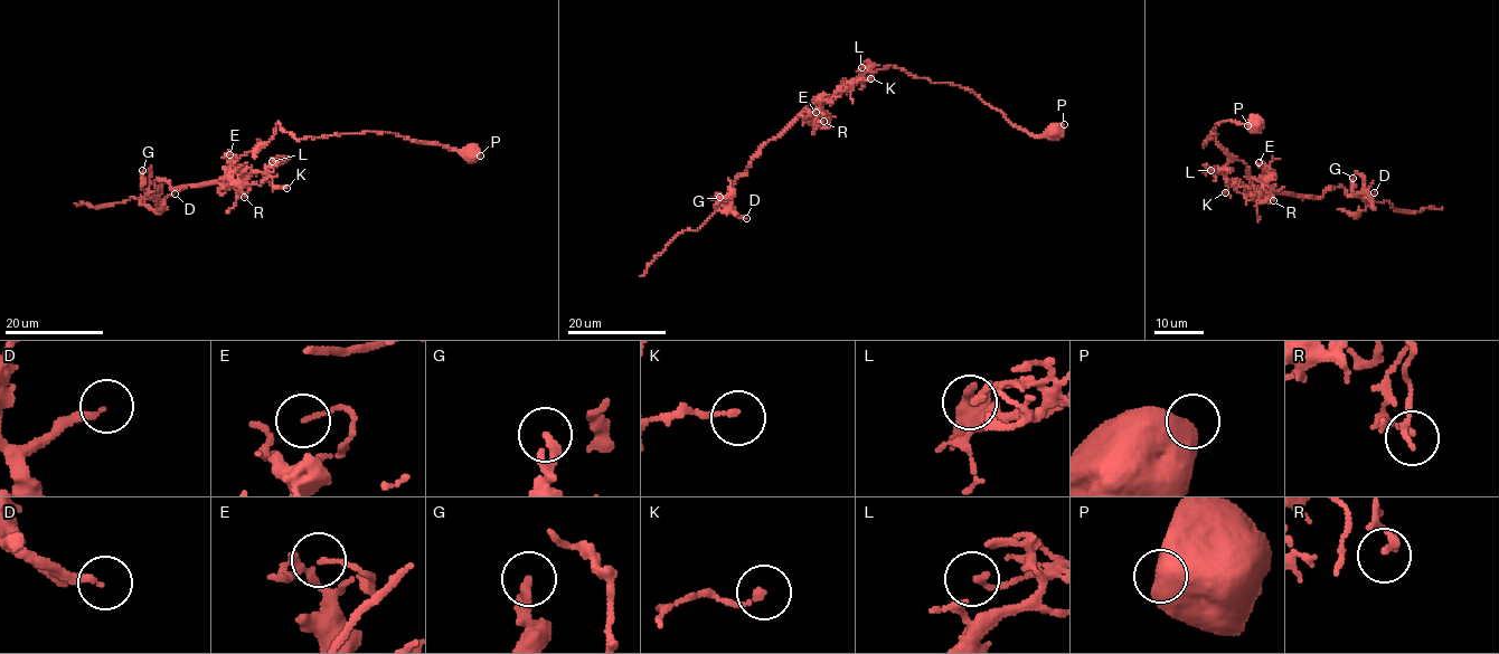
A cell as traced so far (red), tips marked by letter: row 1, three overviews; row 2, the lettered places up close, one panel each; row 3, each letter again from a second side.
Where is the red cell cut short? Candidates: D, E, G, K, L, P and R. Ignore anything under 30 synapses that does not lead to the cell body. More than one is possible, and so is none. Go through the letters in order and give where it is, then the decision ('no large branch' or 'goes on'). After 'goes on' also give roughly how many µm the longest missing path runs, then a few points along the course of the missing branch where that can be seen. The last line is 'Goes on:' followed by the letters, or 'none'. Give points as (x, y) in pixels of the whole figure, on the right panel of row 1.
D: at (1374, 192); no large branch
E: at (1259, 162); no large branch
G: at (1353, 178); no large branch
K: at (1225, 192); no large branch
L: at (1210, 170); no large branch
P: at (1247, 125); no large branch
R: at (1273, 200); no large branch
Goes on: none

